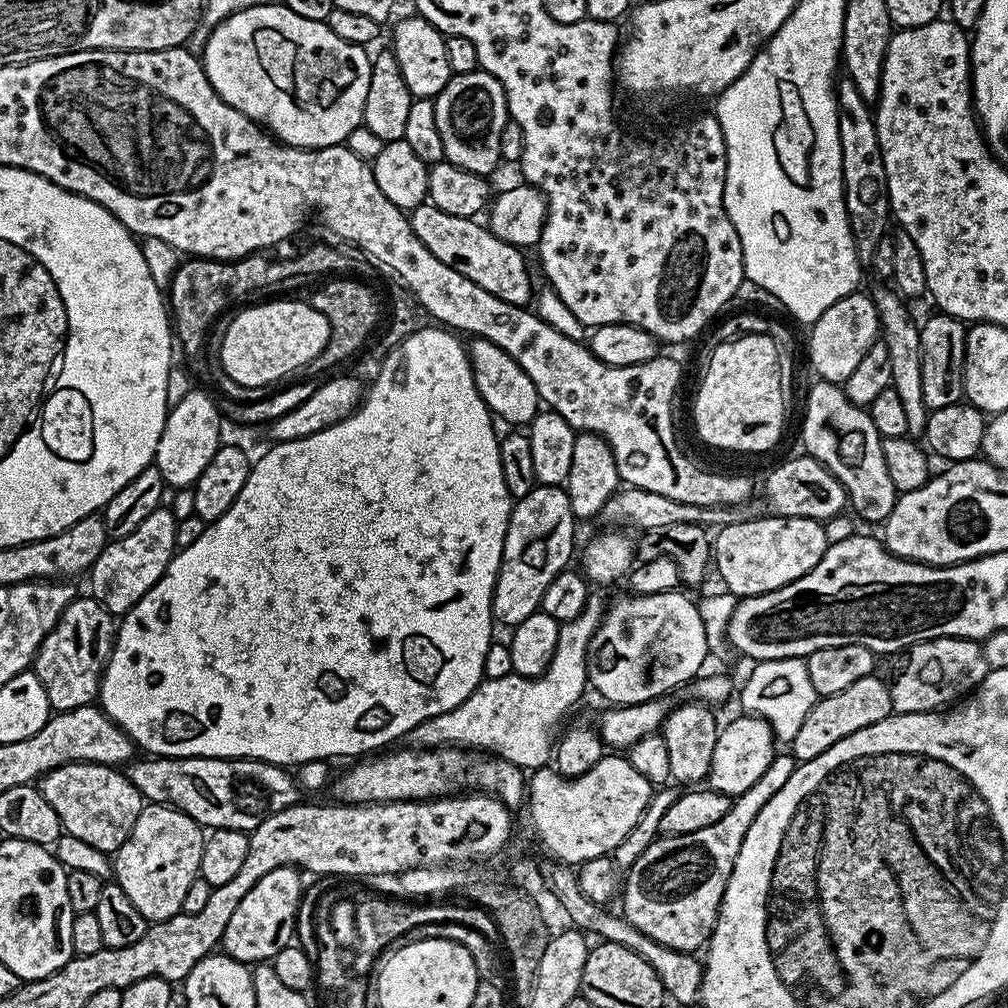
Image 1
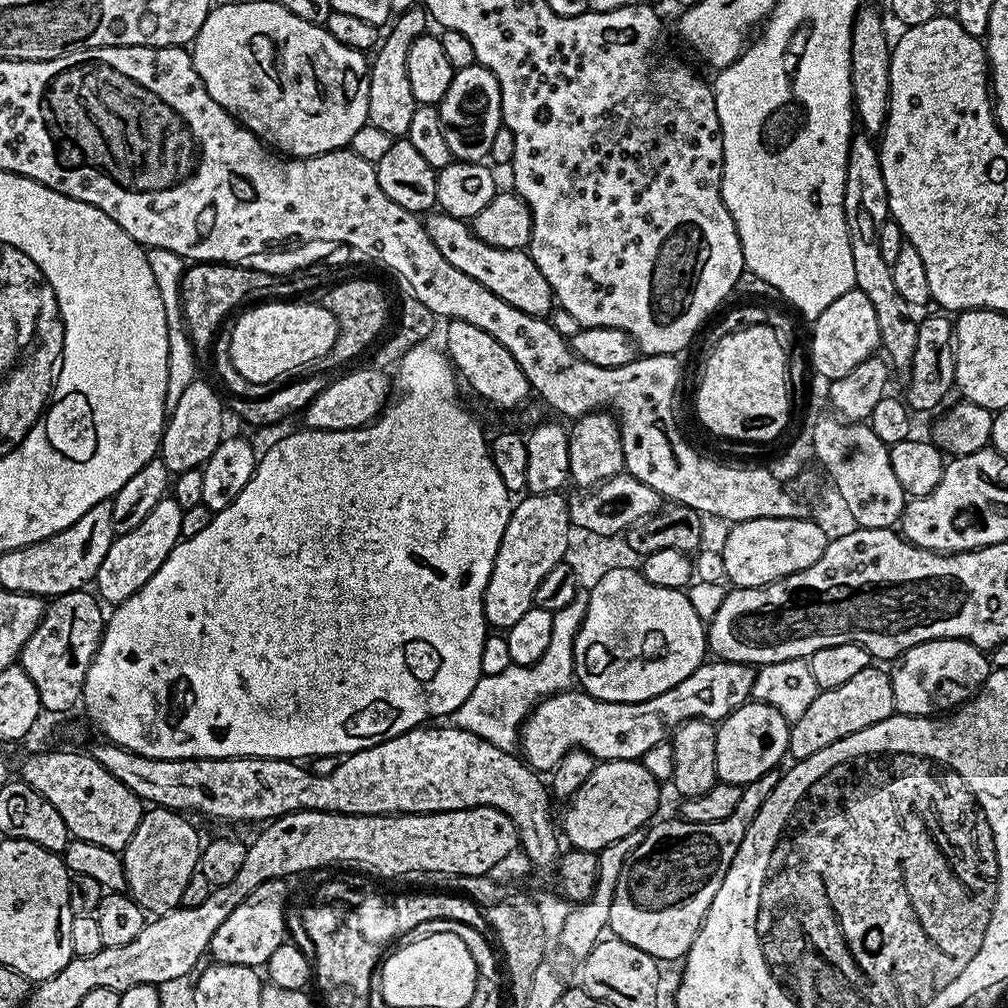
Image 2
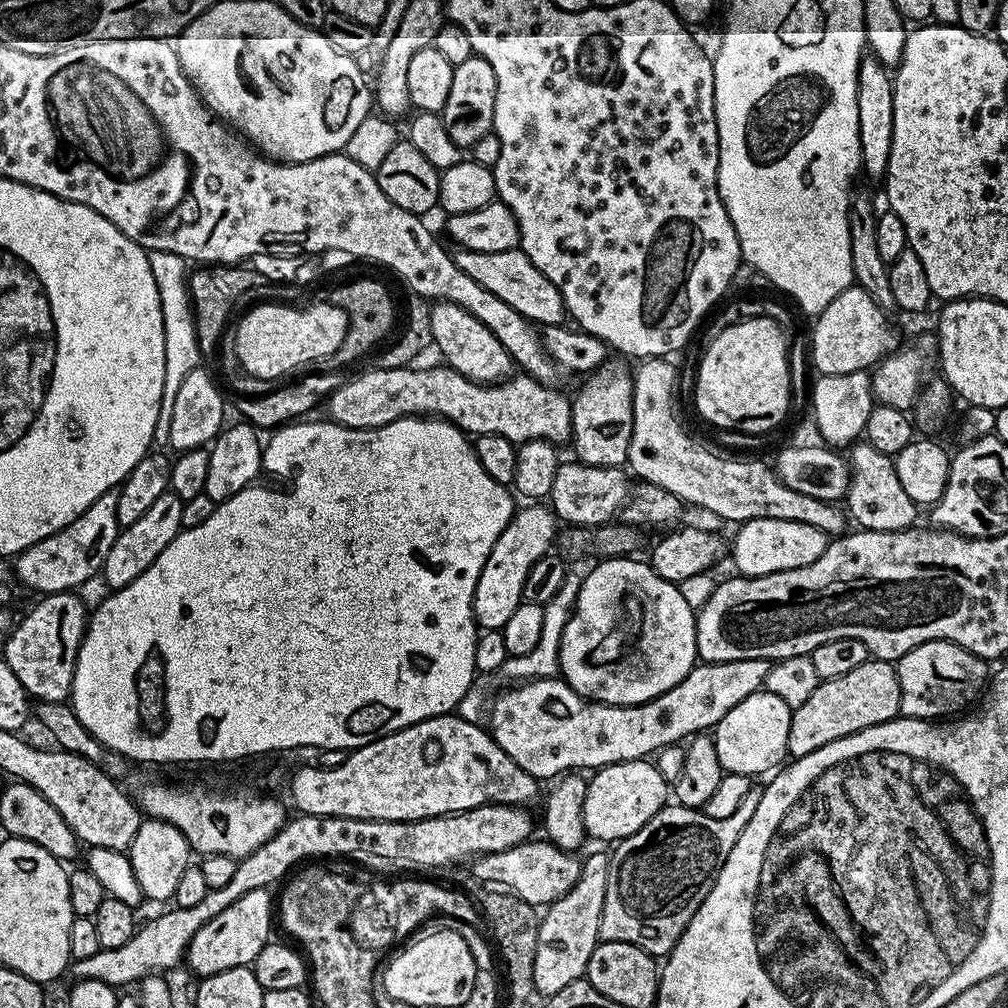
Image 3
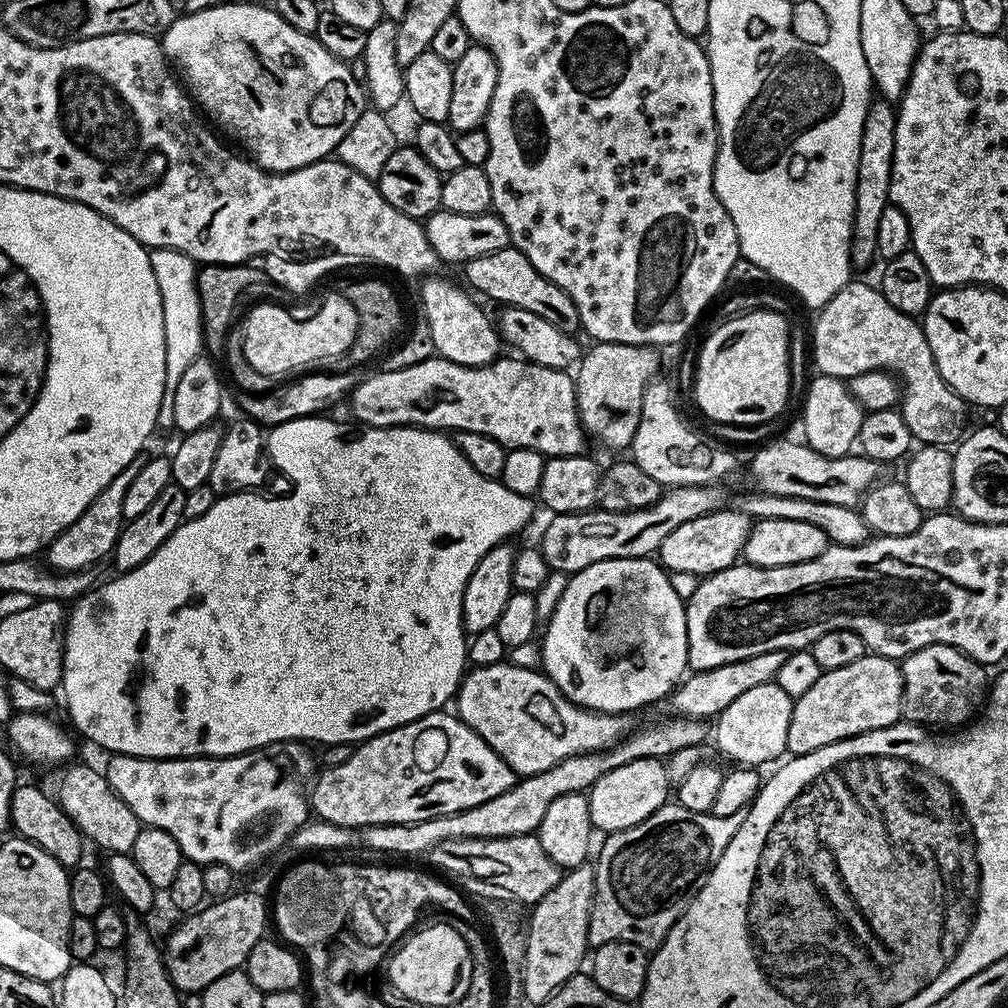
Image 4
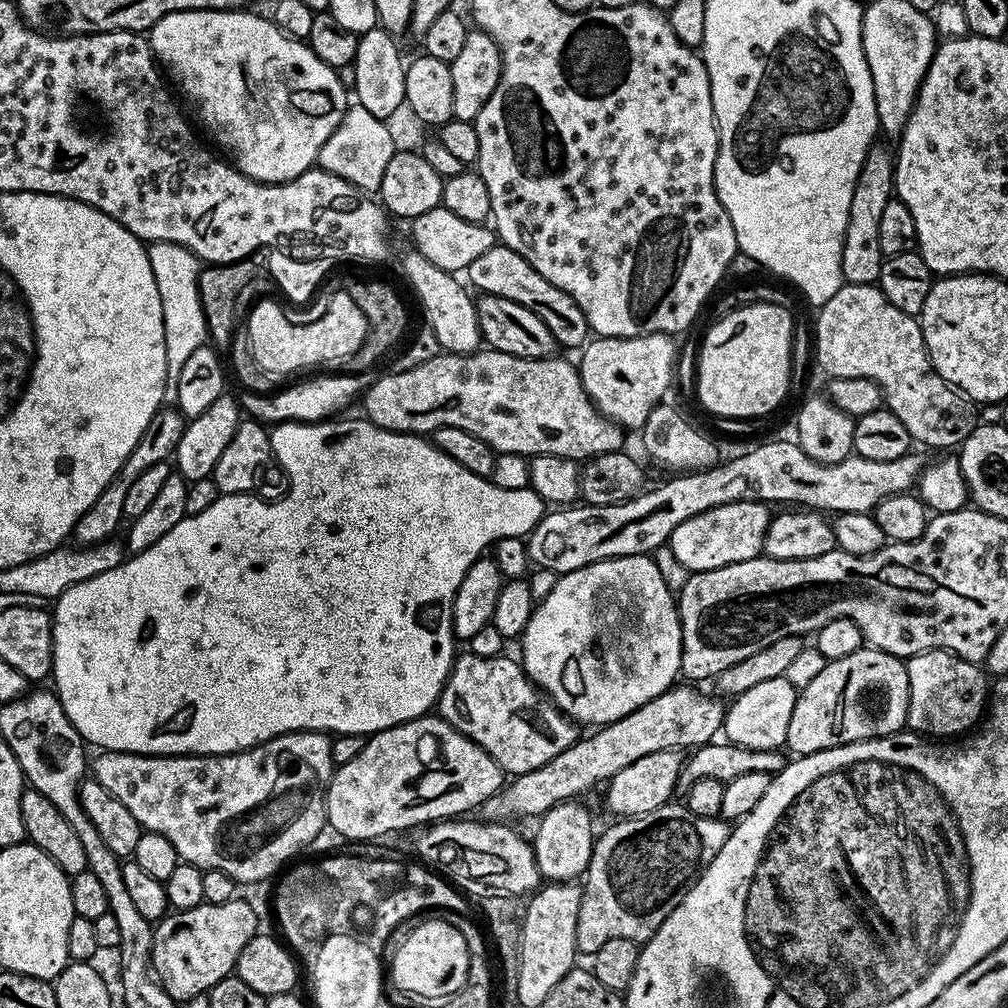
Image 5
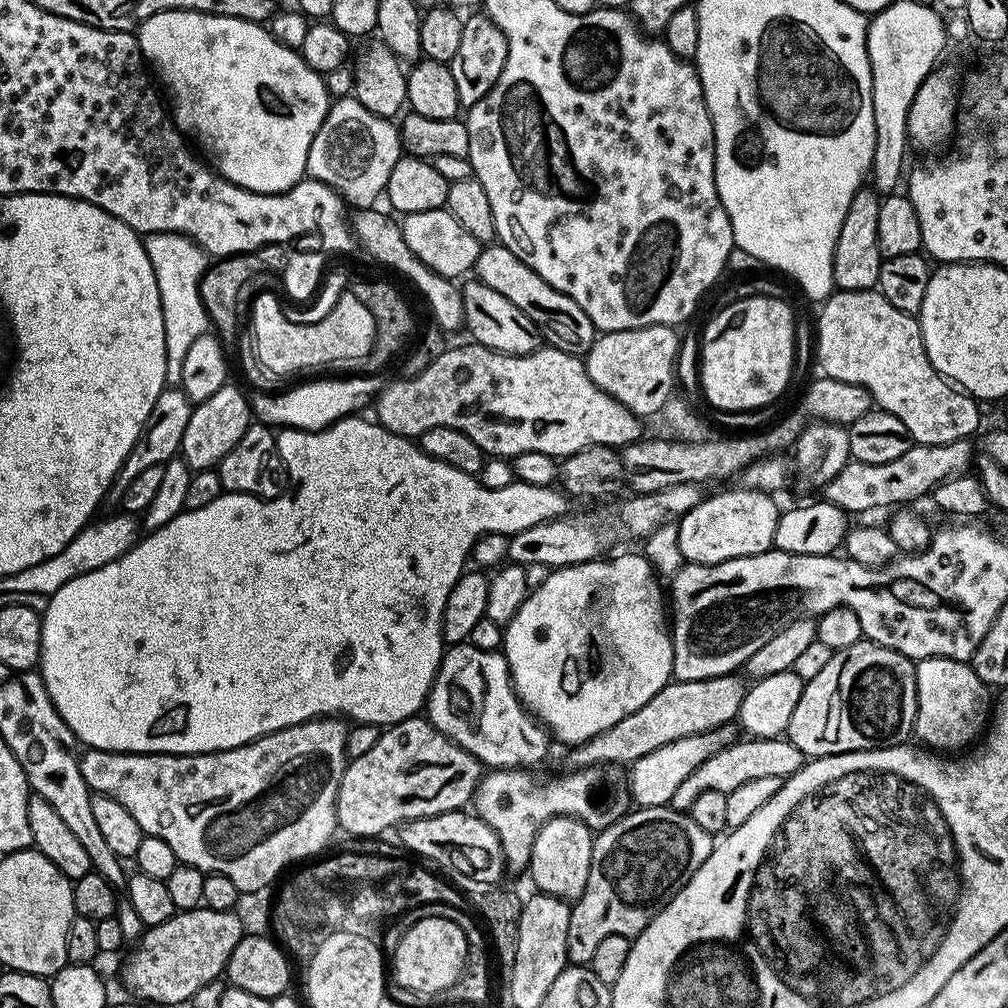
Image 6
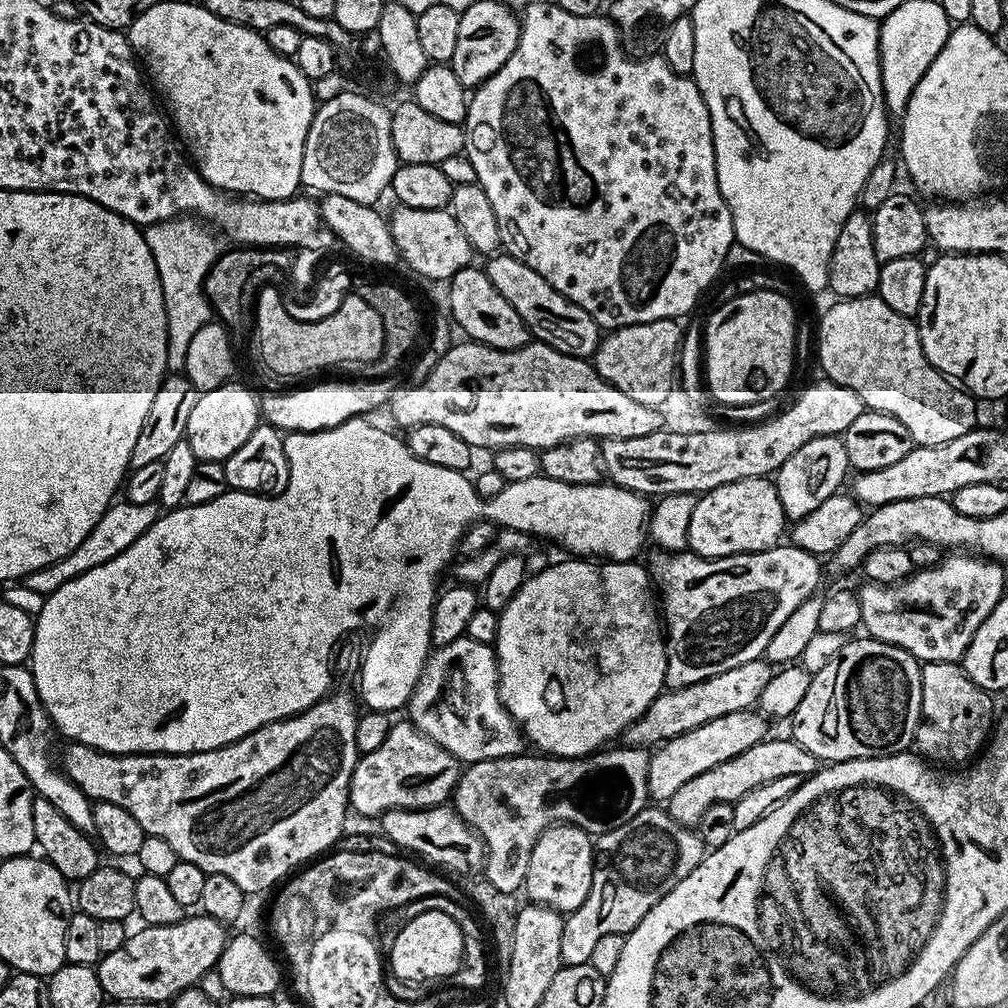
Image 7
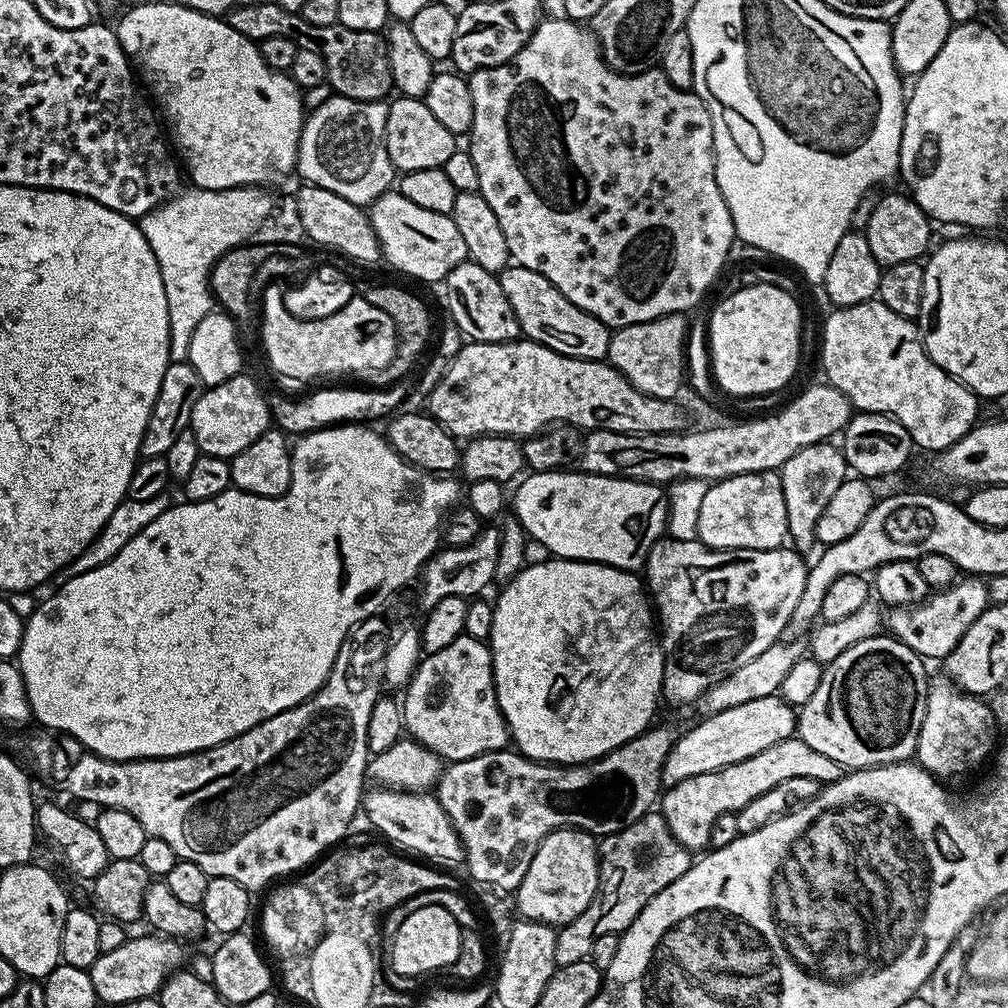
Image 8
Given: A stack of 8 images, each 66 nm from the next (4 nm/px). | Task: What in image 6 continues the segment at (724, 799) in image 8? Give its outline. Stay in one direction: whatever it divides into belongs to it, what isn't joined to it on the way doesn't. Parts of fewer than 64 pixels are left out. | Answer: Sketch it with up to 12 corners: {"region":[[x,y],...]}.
{"region":[[740,738],[706,758],[671,807],[688,812],[706,790],[787,778],[805,763],[786,738]]}

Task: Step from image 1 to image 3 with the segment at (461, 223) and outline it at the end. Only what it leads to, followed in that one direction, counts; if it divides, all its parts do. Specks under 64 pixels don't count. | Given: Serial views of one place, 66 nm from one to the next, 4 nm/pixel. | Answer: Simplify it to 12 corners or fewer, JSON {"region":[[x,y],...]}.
{"region":[[456,248],[462,274],[533,325],[565,323],[558,286],[514,248]]}

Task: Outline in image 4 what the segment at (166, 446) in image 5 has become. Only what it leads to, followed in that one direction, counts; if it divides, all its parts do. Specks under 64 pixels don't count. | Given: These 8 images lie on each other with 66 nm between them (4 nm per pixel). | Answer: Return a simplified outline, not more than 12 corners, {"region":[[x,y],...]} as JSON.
{"region":[[142,470],[122,474],[49,542],[46,564],[67,574],[111,557],[126,523],[122,501]]}

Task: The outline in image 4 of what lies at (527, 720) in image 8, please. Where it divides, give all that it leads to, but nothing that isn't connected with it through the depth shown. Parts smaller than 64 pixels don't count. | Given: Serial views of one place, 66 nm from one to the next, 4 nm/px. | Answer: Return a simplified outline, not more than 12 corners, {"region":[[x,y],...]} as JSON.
{"region":[[655,559],[571,573],[539,663],[570,702],[635,713],[688,667]]}

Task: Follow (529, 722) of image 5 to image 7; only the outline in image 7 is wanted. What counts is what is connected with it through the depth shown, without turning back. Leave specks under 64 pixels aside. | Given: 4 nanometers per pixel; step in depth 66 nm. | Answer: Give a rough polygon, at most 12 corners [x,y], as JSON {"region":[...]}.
{"region":[[493,645],[436,648],[406,705],[465,765],[521,755]]}

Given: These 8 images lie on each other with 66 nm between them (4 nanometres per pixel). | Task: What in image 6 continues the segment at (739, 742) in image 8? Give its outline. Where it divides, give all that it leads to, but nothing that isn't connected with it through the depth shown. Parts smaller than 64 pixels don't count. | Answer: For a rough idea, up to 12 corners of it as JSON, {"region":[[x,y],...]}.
{"region":[[735,727],[666,742],[630,766],[641,808],[674,790],[737,739]]}

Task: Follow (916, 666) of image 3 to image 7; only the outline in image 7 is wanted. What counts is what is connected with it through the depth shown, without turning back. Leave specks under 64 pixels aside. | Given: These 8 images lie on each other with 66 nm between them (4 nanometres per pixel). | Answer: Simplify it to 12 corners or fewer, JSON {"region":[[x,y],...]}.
{"region":[[925,663],[915,751],[967,765],[993,697],[959,663]]}

